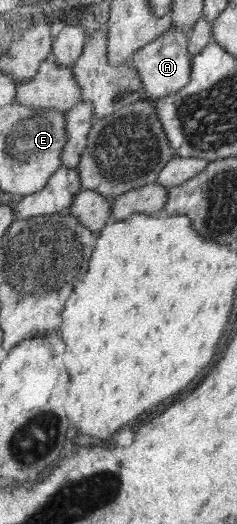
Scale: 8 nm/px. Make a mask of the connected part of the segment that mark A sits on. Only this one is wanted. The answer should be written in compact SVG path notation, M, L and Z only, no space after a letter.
M172 27L148 46L140 48L133 54L128 68L138 70L140 80L144 84L144 92L146 92L145 99L157 101L188 86L188 82L192 78L192 65L195 62L194 54L190 54L190 50L188 50L190 38L190 34Z

